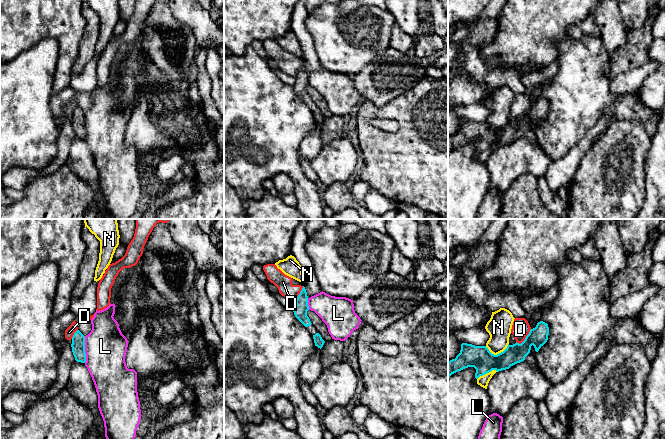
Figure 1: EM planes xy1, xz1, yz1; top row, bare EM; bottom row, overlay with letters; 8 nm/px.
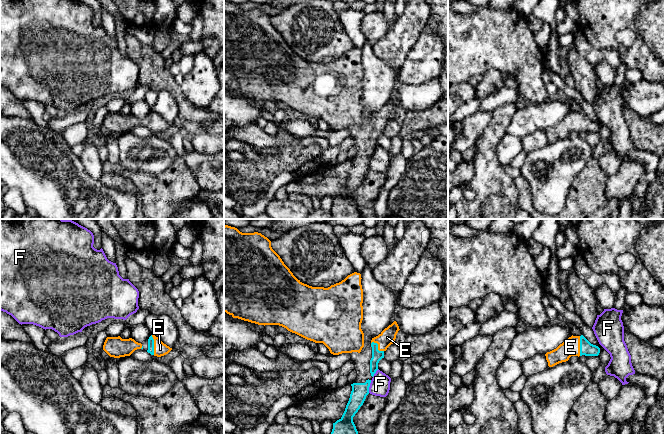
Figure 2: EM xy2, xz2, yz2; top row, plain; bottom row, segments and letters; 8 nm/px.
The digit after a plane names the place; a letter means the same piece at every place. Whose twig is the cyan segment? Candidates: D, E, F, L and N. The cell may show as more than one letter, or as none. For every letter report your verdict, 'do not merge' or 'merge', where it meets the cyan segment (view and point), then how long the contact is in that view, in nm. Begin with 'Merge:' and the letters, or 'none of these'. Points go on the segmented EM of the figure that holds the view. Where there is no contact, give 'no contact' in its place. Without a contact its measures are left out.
Merge: E
D: do not merge | yz1 (525, 338) | 170 nm
E: merge | xy2 (153, 345) | 160 nm
F: do not merge | xz2 (369, 386) | 110 nm
L: do not merge | xy1 (84, 349) | 220 nm
N: do not merge | yz1 (497, 354) | 190 nm

